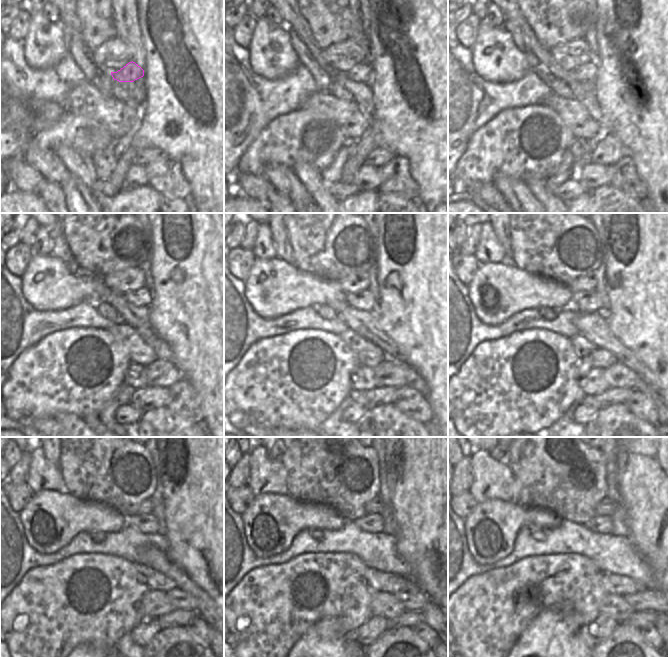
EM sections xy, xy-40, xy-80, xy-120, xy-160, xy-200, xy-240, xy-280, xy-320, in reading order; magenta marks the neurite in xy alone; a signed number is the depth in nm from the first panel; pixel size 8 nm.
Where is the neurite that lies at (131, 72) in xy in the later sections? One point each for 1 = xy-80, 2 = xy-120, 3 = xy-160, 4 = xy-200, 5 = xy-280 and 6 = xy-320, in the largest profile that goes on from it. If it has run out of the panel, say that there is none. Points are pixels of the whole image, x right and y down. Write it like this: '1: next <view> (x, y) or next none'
1: next xy-80 (587, 72)
2: next xy-120 (141, 298)
3: next xy-160 (364, 300)
4: next xy-200 (591, 301)
5: next xy-280 (373, 523)
6: next xy-320 (601, 524)

